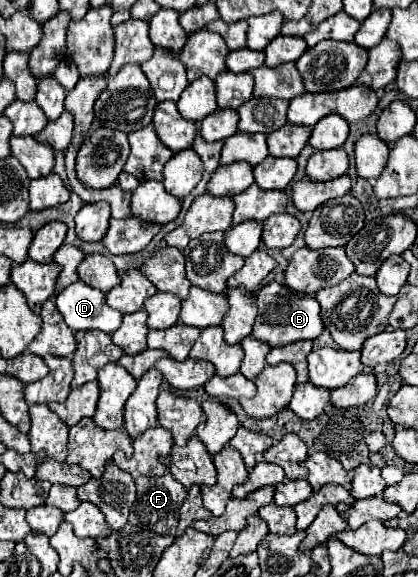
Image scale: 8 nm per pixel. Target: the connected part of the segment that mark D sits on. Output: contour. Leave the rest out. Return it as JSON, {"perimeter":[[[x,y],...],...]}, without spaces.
{"perimeter":[[[84,282],[70,284],[56,296],[56,308],[72,332],[102,330],[116,332],[122,324],[122,314],[106,304],[104,294]]]}

